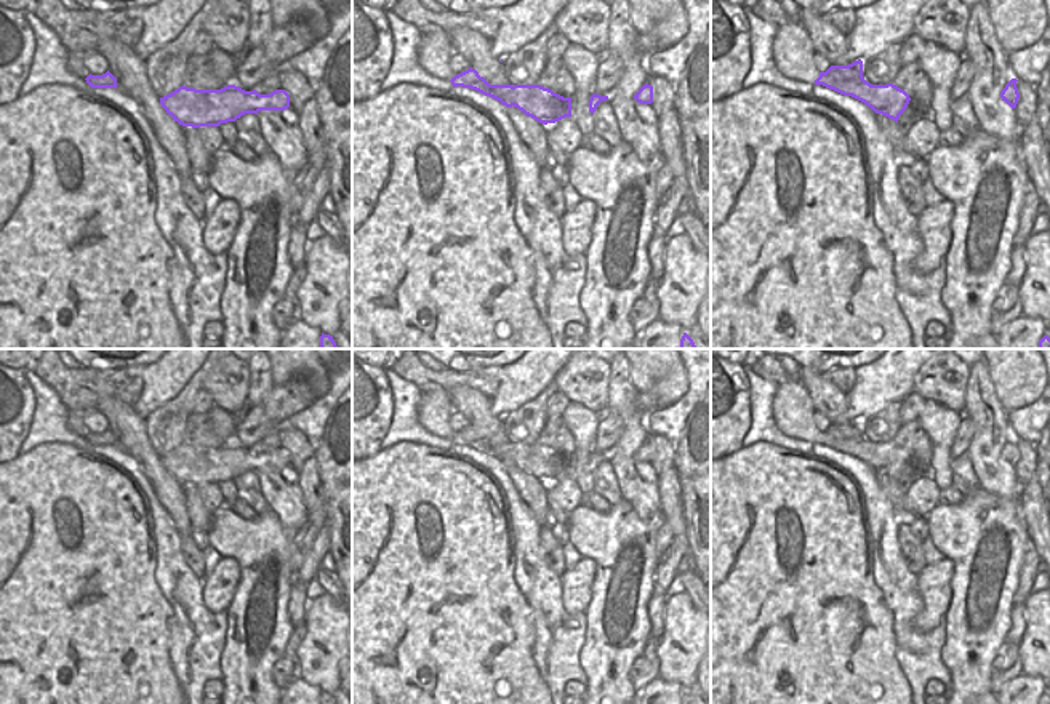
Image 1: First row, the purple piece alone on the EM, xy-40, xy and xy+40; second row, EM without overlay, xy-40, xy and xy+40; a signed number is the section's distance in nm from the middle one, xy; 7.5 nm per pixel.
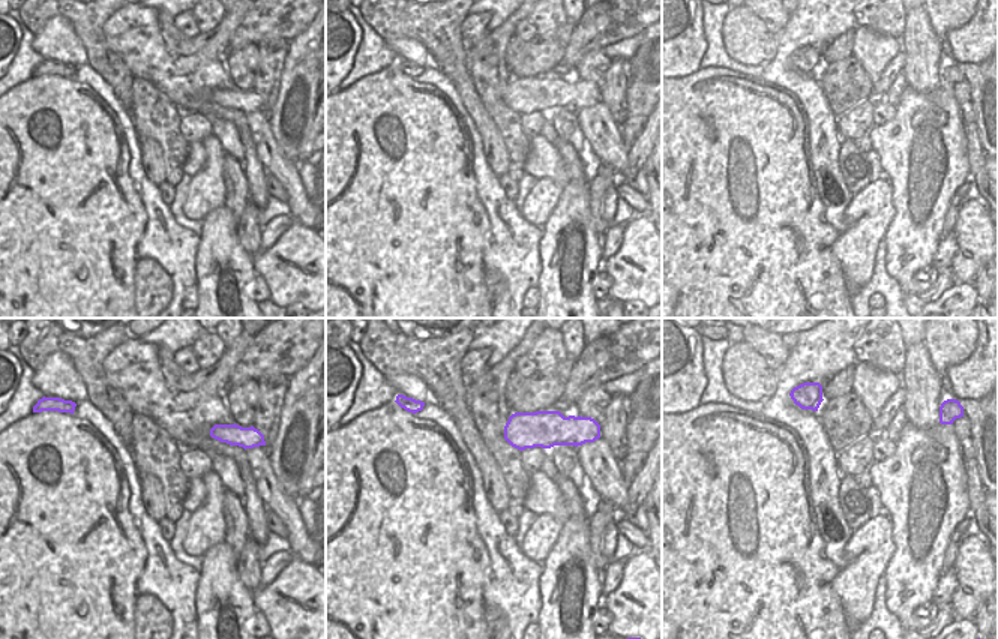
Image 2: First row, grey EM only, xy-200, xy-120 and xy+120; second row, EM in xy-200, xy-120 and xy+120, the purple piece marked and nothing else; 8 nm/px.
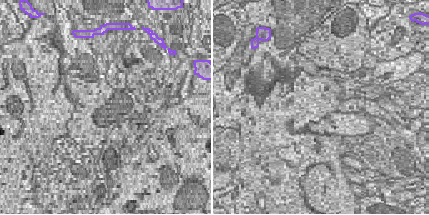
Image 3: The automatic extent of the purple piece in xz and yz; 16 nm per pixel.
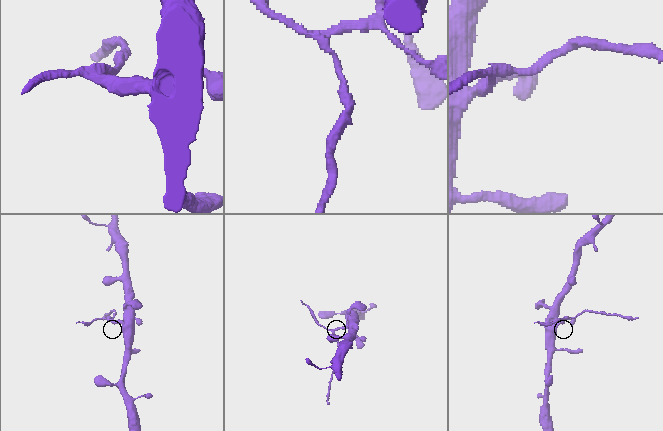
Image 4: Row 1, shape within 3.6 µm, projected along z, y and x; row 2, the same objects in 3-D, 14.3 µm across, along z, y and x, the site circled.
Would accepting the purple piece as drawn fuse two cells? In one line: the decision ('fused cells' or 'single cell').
fused cells

